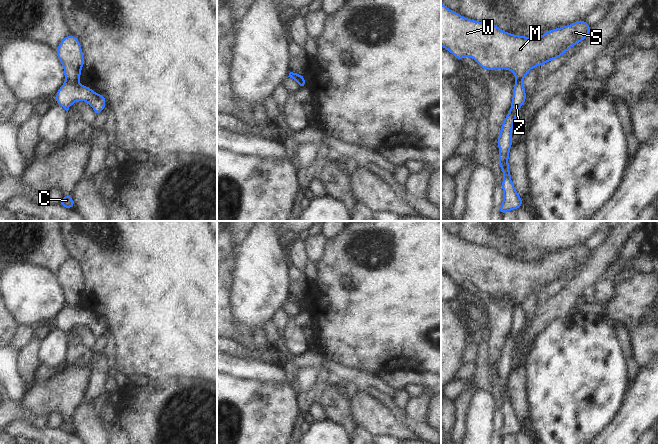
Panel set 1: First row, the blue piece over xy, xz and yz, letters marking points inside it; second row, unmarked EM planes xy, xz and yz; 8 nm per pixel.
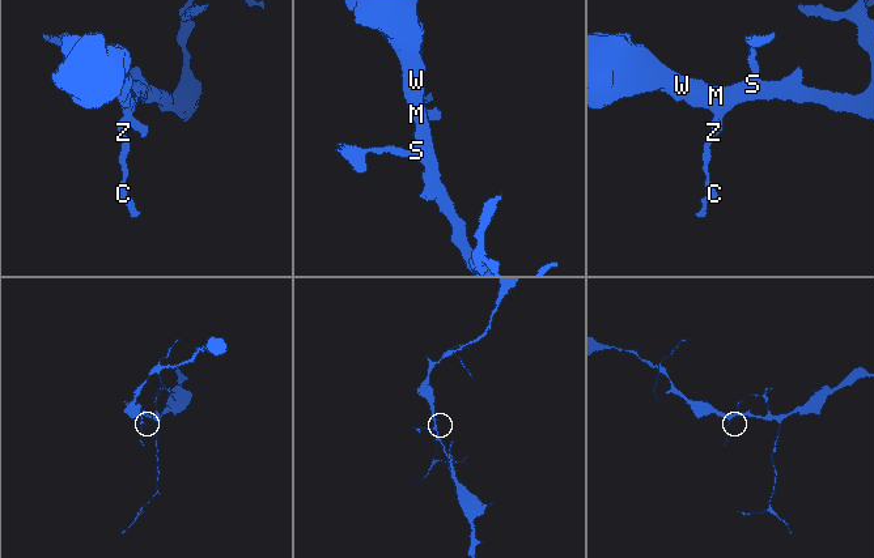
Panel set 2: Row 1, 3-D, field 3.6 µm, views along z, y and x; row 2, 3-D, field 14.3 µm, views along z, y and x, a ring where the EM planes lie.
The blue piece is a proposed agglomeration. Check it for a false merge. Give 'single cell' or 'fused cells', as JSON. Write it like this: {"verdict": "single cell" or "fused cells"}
{"verdict": "fused cells"}

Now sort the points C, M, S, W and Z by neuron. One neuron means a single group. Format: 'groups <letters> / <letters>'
groups C Z / M S W

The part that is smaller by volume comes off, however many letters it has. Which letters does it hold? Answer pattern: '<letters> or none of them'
C, Z

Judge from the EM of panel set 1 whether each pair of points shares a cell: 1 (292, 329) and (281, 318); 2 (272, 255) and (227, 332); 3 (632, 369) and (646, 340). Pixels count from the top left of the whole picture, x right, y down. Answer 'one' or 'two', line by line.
1: two
2: two
3: two

